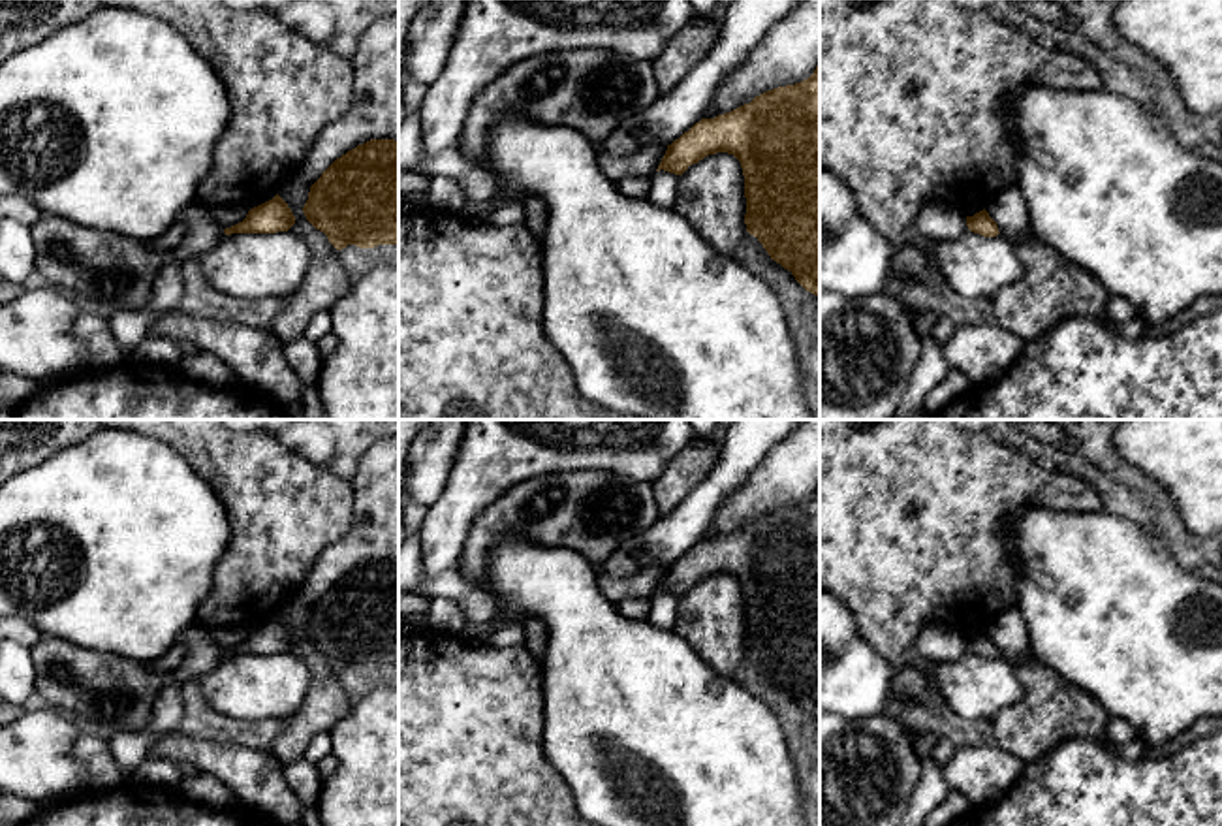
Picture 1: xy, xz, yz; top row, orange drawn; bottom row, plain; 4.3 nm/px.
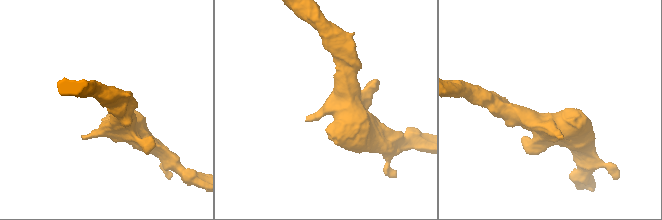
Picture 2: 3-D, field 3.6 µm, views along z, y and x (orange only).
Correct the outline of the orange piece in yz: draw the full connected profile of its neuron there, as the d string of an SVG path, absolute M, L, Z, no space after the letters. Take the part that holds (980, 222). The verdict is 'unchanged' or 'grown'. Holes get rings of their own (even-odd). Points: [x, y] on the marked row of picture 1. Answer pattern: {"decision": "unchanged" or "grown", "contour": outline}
{"decision": "unchanged", "contour": "M985 209L976 213L974 216L966 216L966 226L970 231L983 237L996 237L1000 233L996 222L989 216Z"}

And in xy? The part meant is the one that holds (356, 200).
{"decision": "unchanged", "contour": "M370 139L337 158L310 186L303 213L337 250L399 245L399 141Z"}

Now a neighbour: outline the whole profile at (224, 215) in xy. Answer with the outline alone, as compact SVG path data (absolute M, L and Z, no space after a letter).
M216 205L209 207L209 213L211 218L224 230L243 222L248 214L248 211L241 205Z

